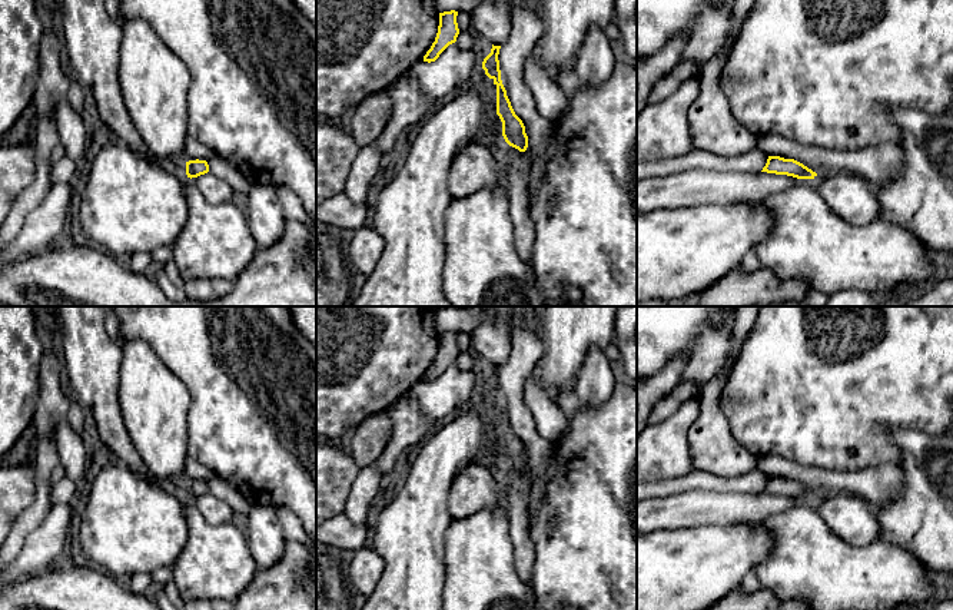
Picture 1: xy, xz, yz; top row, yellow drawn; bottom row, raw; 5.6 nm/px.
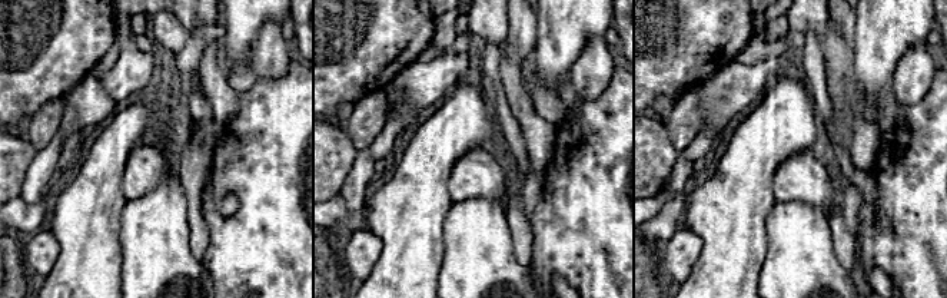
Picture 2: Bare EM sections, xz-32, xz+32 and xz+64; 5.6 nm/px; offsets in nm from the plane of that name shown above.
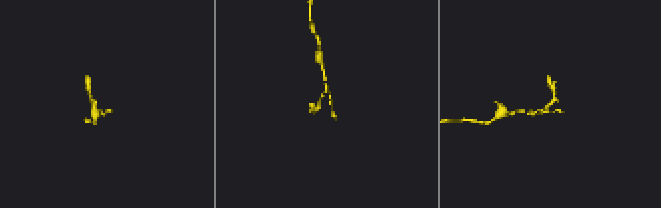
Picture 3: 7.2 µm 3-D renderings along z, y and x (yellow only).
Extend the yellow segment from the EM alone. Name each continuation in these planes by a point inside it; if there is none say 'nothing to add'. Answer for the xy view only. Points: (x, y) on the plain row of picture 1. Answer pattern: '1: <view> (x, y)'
nothing to add

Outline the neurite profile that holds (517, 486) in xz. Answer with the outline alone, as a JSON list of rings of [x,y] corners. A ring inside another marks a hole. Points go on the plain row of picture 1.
[[[505,464],[501,478],[505,493],[505,510],[509,517],[511,543],[515,548],[515,570],[528,583],[535,560],[535,548],[529,537],[529,518],[527,513],[532,473],[529,465],[525,473],[519,473]]]

